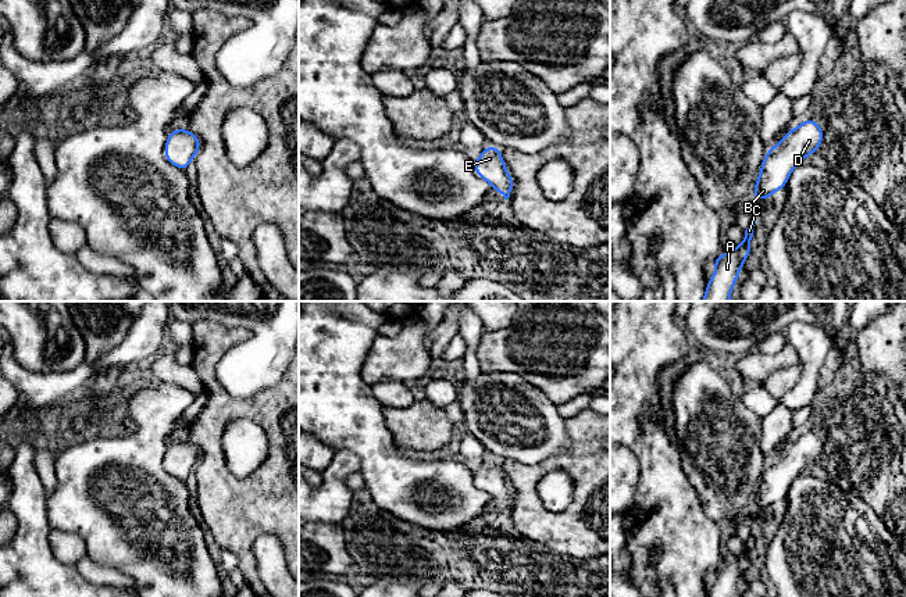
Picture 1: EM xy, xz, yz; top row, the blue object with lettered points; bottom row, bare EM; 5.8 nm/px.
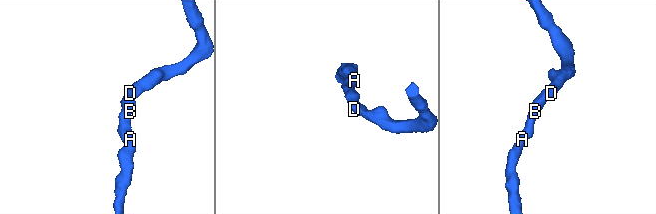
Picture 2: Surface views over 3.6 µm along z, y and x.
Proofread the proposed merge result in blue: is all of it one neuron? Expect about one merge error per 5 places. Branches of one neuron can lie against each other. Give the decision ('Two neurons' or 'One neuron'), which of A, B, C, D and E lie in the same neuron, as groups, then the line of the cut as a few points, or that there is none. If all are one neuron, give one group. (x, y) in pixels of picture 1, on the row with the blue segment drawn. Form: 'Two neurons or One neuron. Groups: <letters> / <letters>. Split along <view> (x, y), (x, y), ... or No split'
One neuron. Groups: A B C D E. No split

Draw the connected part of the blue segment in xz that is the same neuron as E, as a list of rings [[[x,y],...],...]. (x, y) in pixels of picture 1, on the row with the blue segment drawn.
[[[493,146],[485,147],[472,164],[475,174],[489,182],[495,192],[500,192],[509,200],[514,187],[514,179],[506,171],[502,150]]]

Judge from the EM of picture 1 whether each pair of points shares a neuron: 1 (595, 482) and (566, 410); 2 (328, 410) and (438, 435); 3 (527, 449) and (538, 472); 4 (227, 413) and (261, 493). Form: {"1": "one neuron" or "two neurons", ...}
{"1": "two neurons", "2": "two neurons", "3": "two neurons", "4": "one neuron"}

